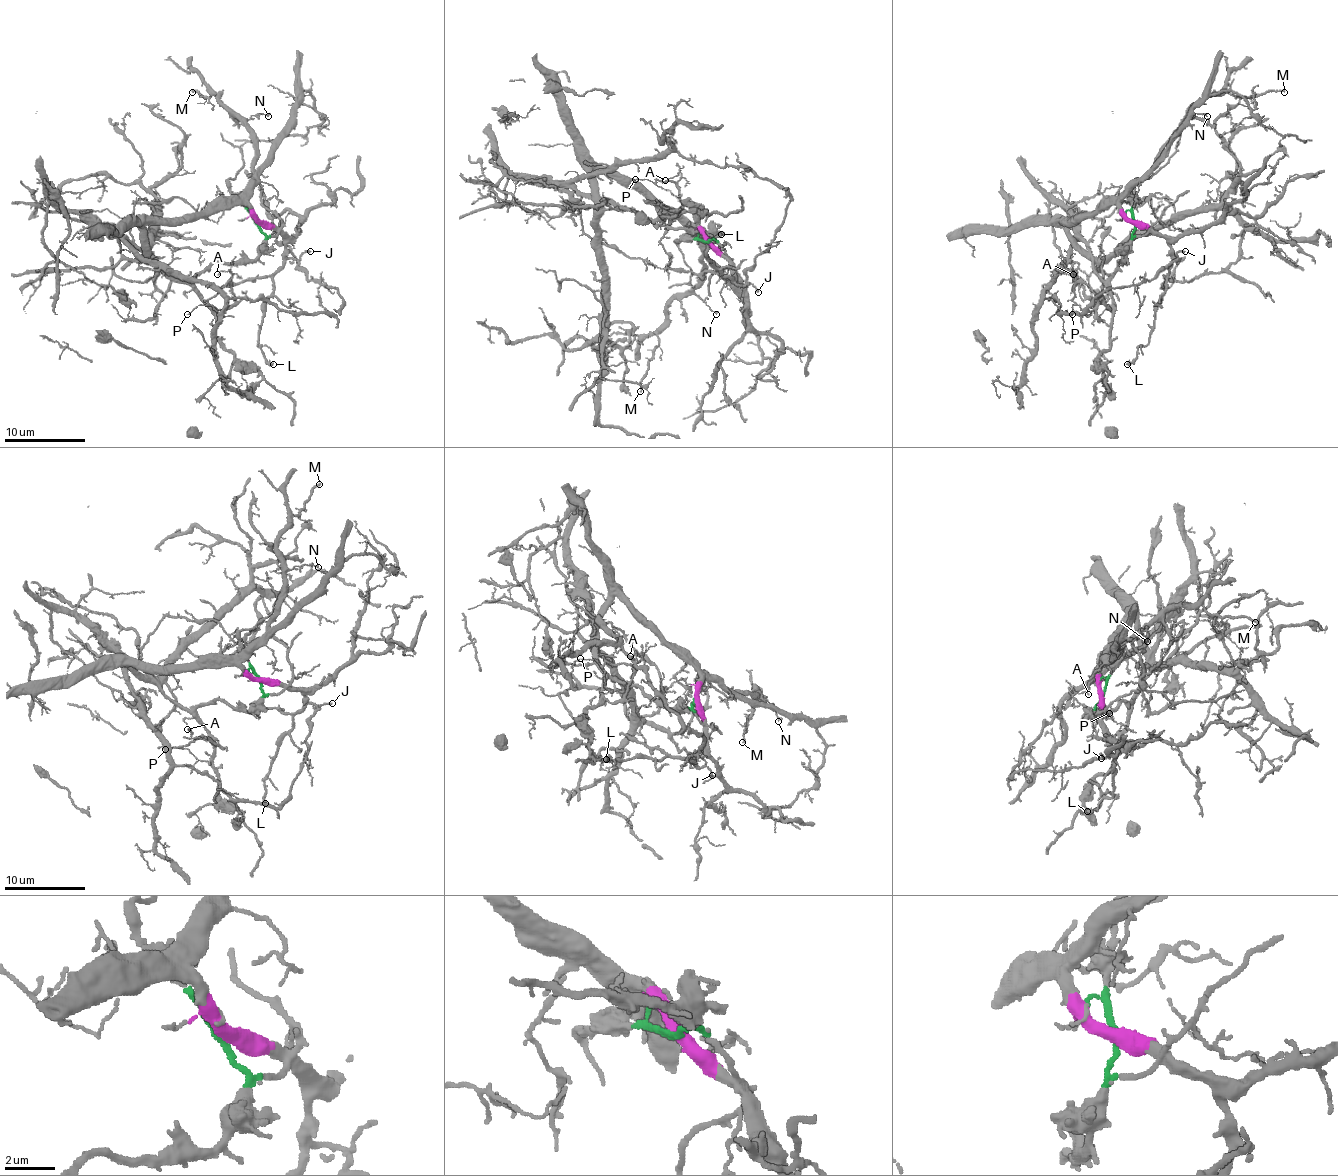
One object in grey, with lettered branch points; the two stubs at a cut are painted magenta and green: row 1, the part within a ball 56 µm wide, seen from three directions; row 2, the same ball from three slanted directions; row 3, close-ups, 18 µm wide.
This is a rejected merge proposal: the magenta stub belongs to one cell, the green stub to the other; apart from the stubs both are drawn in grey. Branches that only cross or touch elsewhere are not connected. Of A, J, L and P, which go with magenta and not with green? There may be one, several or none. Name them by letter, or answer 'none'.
J, L

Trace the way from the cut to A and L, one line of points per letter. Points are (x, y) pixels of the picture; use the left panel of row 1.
A: (257, 222), (265, 246), (253, 259), (213, 261), (192, 279), (207, 303), (225, 309), (233, 273), (217, 275)
L: (257, 222), (267, 222), (282, 236), (284, 249), (284, 267), (274, 277), (259, 338), (265, 360), (274, 364)

